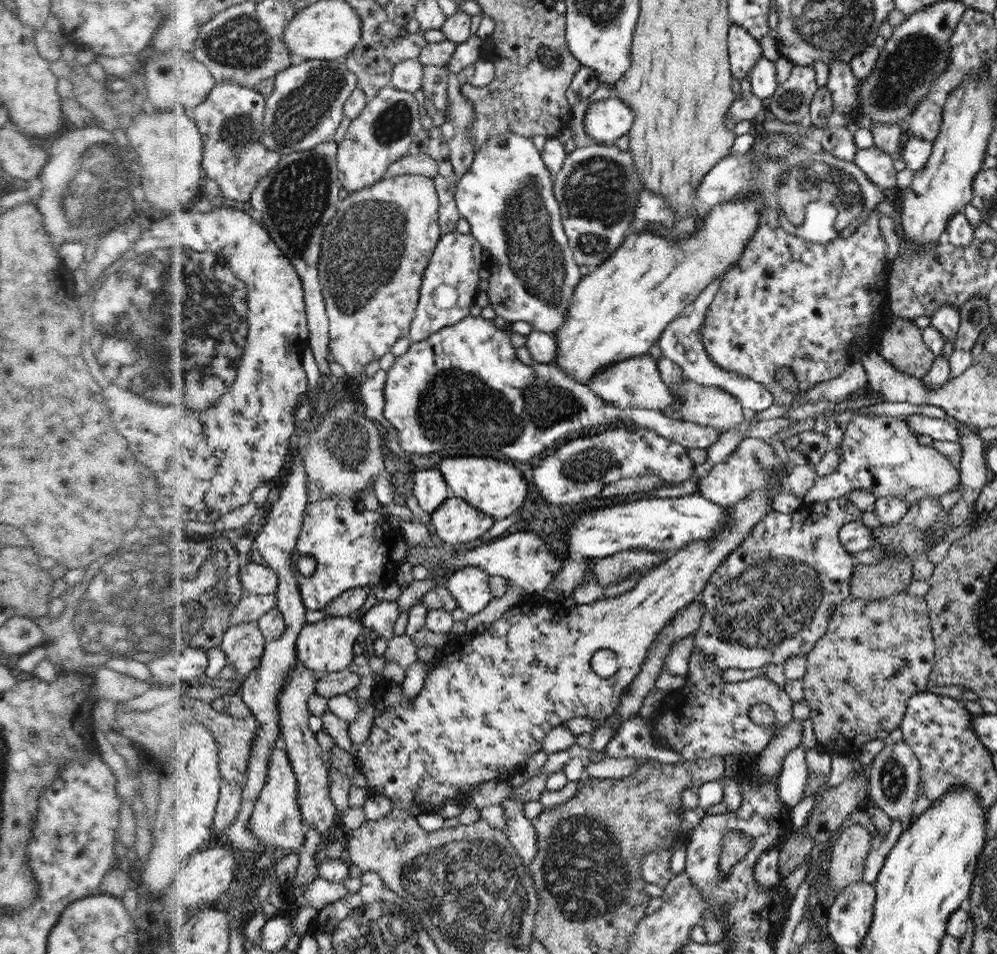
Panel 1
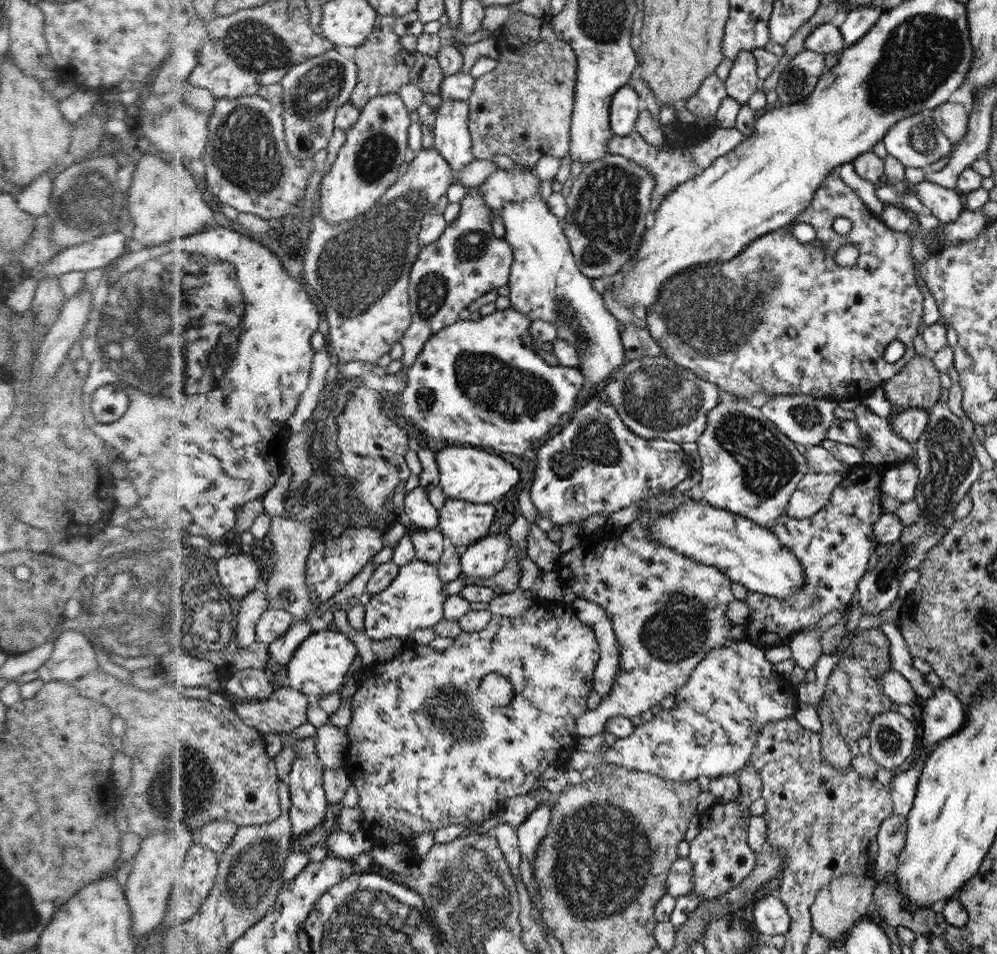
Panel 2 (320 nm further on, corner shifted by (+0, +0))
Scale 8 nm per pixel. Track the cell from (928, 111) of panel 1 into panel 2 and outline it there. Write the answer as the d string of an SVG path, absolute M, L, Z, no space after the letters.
M947 102L936 107L932 118L948 140L956 145L967 135L970 126L970 116L962 103Z

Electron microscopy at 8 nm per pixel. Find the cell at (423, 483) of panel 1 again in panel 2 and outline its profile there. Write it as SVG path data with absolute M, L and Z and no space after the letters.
M419 486L405 498L405 510L419 529L432 529L439 524L438 510L428 501L428 493Z

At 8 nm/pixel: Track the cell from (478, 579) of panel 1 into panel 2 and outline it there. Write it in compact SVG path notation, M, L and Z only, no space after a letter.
M486 535L462 549L462 573L468 577L488 579L504 568L510 556L507 536Z

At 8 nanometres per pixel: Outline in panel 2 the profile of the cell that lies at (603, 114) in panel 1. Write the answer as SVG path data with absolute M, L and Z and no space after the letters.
M628 85L620 87L611 103L611 132L618 136L629 135L634 130L640 107L640 98L635 89Z

